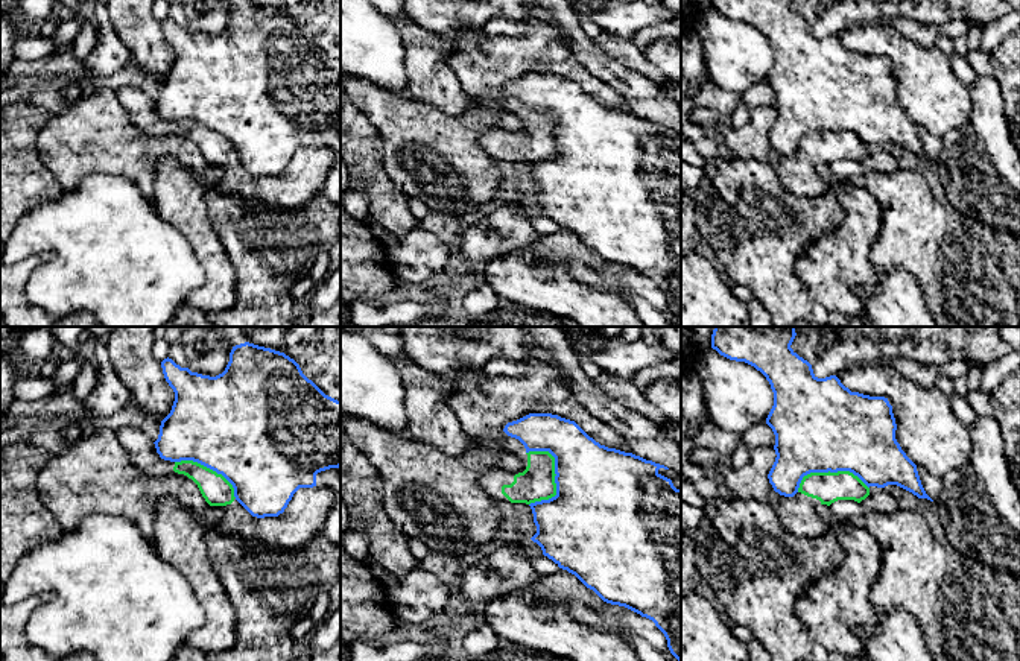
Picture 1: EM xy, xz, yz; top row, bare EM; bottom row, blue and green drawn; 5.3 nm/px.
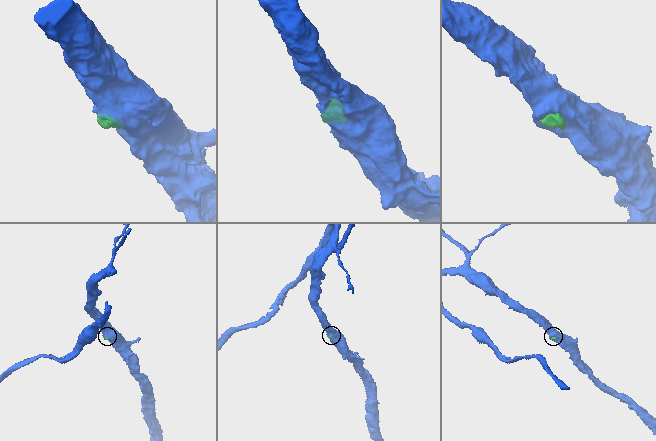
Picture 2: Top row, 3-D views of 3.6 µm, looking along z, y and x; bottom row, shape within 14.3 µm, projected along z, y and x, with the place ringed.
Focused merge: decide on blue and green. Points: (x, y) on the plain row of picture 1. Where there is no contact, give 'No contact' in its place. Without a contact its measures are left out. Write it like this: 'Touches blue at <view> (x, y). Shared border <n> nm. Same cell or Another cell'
Touches blue at xz (557, 145). Shared border 320 nm. Another cell

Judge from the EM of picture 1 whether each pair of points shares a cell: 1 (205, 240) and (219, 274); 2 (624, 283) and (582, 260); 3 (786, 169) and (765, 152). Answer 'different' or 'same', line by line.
1: same
2: same
3: same

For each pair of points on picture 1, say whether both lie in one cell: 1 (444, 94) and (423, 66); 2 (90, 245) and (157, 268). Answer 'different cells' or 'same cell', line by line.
1: same cell
2: same cell

